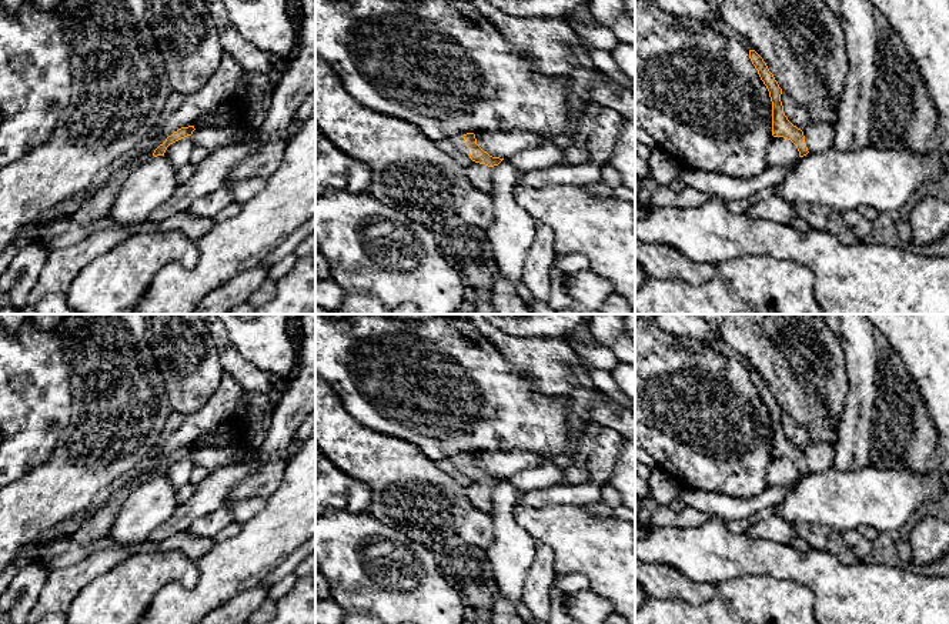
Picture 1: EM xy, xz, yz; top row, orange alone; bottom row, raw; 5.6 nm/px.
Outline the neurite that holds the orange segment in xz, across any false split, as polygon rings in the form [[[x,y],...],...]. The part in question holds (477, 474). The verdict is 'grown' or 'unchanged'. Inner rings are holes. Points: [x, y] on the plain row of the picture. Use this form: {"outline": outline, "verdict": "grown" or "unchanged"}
{"outline": [[[467,453],[460,457],[451,458],[460,471],[468,475],[472,481],[485,484],[488,487],[498,485],[504,478],[492,477],[484,471],[478,464],[474,453]]], "verdict": "grown"}

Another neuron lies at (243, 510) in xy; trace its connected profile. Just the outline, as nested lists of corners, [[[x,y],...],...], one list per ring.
[[[261,497],[225,503],[227,508],[234,515],[234,521],[237,521],[240,525],[245,524],[250,518],[258,514],[265,504],[267,500]]]

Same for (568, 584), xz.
[[[582,574],[559,575],[554,584],[564,595],[589,590],[589,578]]]

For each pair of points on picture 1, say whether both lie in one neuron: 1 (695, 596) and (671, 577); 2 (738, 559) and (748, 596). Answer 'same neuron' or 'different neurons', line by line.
1: same neuron
2: different neurons

